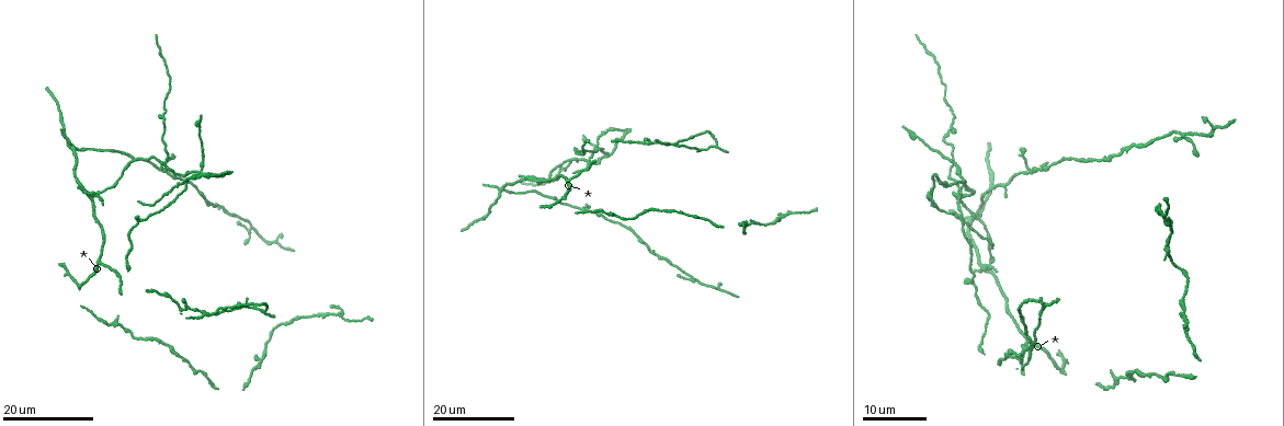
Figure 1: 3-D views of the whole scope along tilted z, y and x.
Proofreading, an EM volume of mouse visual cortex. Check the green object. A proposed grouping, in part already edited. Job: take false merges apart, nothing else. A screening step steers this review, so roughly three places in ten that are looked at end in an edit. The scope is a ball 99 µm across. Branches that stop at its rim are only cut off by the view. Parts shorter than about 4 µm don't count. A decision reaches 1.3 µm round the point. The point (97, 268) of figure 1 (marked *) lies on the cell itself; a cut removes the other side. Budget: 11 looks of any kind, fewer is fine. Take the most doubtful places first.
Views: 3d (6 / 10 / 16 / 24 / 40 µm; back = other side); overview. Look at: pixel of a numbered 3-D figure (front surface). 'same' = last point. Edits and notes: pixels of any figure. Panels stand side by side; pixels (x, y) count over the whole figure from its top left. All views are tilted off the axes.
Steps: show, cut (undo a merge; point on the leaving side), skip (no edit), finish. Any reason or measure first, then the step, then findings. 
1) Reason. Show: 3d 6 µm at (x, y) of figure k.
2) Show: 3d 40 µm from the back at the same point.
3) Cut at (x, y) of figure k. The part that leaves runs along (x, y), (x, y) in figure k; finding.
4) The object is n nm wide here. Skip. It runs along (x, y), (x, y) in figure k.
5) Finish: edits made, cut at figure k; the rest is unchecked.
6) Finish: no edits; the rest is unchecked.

Four arms meet. Show: 3d 24 µm at (606, 156) of figure 1.

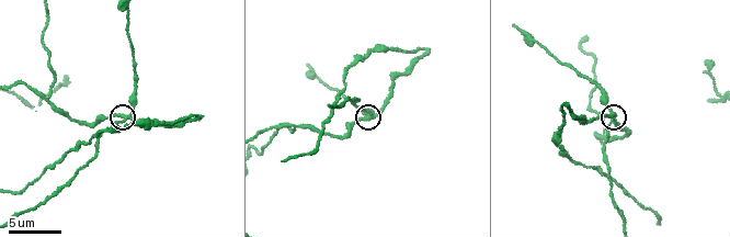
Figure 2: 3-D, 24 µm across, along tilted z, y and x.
Show: 3d 10 µm at (370, 114) of figure 2.

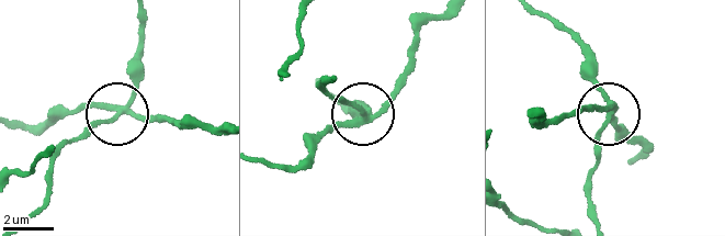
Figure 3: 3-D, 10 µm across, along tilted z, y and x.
The side arm is 36 µm long. Cut at (133, 71) of figure 3. The part that leaves runs along (124, 108), (65, 147), (31, 216) in figure 3; a second cell is stuck on.

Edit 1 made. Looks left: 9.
Four or more arms meet. Show: 3d 16 µm at (249, 226) of figure 1.

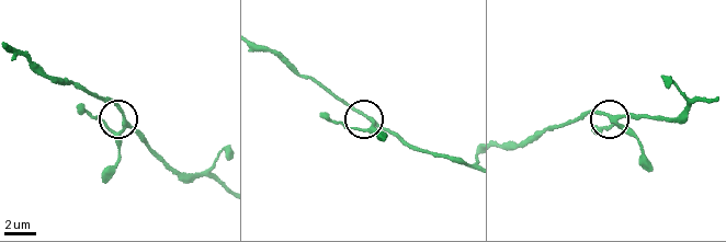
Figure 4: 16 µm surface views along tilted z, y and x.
Show: 3d 6 µm at (124, 124) of figure 4.

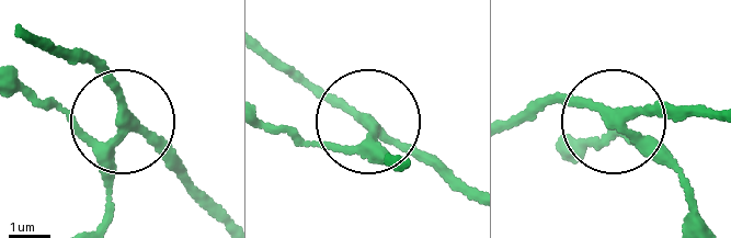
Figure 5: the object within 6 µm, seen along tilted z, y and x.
Skip. It runs along (272, 52), (369, 131), (342, 147), (288, 138) in figure 5; one cell here.

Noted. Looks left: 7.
Four-way junction. Show: 3d 16 µm at (76, 150) of figure 1.

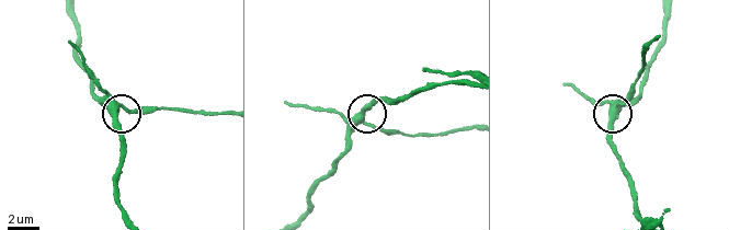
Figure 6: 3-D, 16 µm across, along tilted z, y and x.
Zoom in. Show: 3d 10 µm at (359, 122) of figure 6.

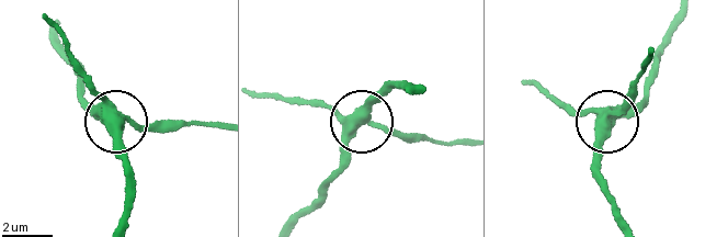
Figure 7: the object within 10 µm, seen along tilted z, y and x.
Skip. It runs along (126, 223), (131, 187), (118, 124), (79, 98) in figure 7; all the same cell.

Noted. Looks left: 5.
Thin arm on a thick one. Show: 3d 6 µm at (296, 127) of figure 2.

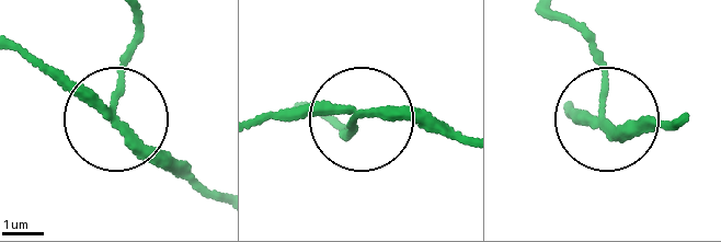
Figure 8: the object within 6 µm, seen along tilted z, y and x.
3 arms meet here. Cut at (133, 52) of figure 8. The part that leaves runs along (115, 101), (133, 16) in figure 8; two cells meet here.

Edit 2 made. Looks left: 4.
Show: overview.

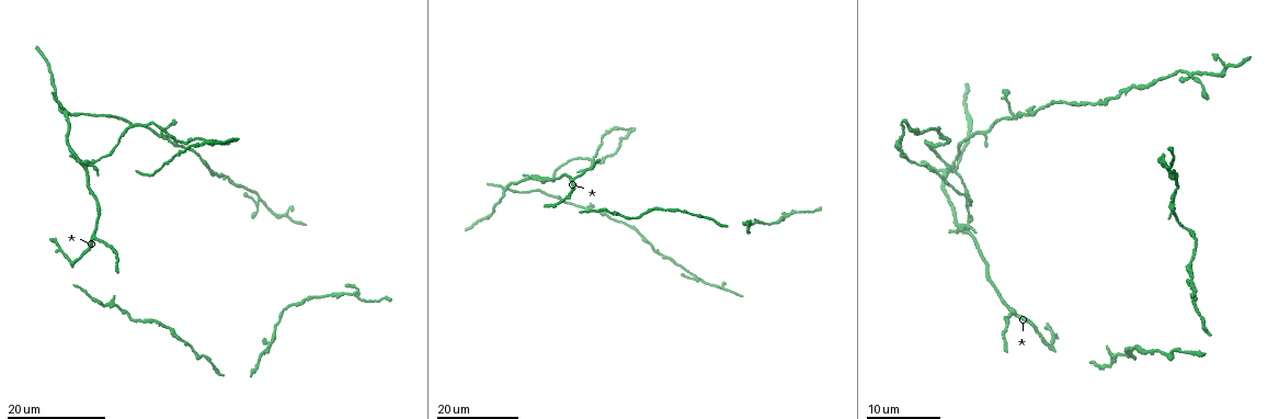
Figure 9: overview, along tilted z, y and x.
Arms part here. Show: 3d 16 µm at (91, 163) of figure 9.

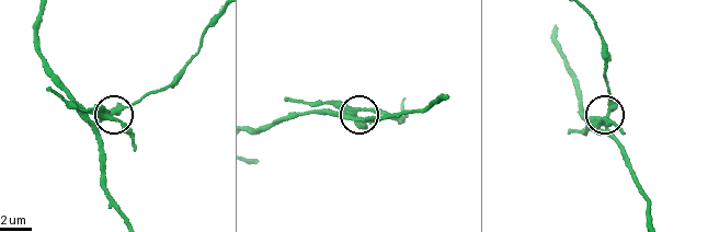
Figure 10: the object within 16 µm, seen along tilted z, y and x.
Show: 3d 6 µm at (107, 115) of figure 10.

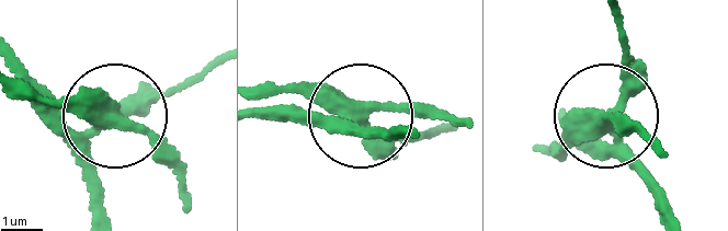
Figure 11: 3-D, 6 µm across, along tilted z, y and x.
The object is 360 nm wide here. Cut at (87, 96) of figure 11. Two cells meet here.

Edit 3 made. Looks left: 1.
Finish: edits made, cut at figure 3, cut at figure 8, cut at figure 11; the rest is unchecked.

